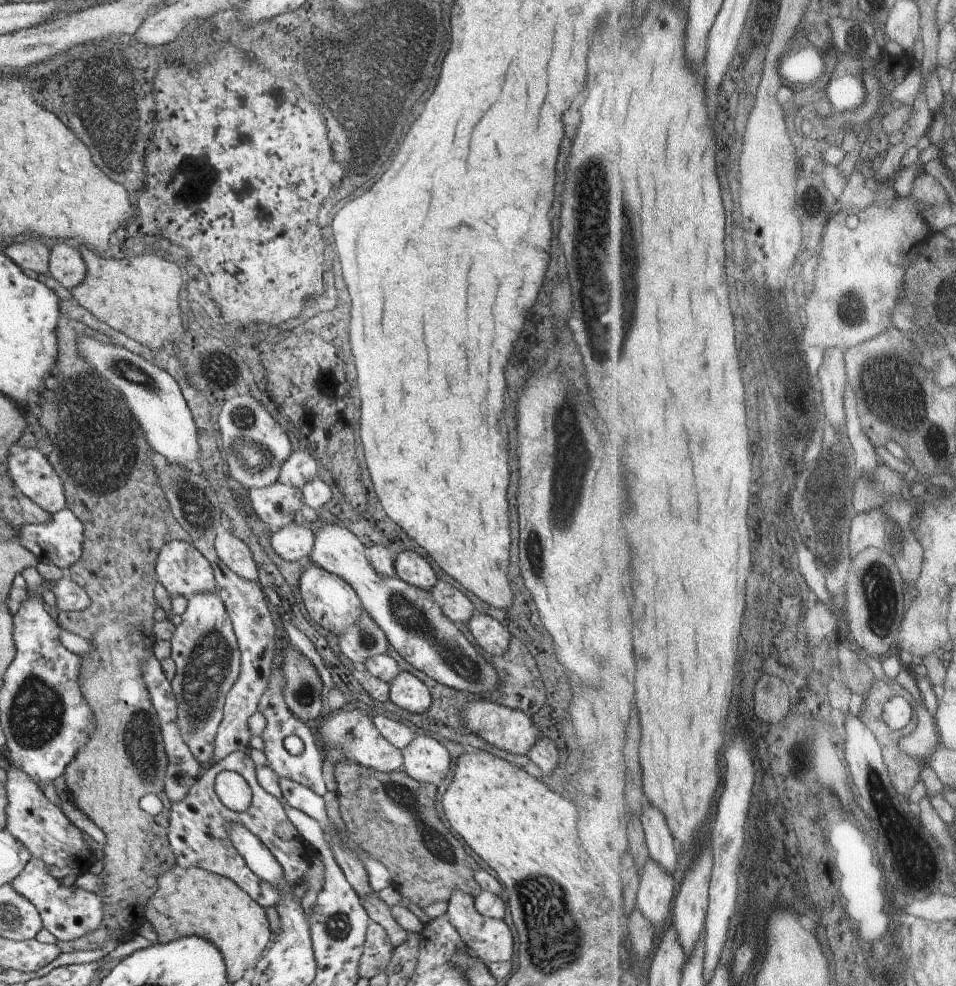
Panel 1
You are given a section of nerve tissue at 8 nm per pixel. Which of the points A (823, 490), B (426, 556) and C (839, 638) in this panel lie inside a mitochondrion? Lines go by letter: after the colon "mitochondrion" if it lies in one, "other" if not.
A: mitochondrion
B: other
C: other

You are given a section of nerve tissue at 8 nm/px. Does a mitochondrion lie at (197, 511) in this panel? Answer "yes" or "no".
yes

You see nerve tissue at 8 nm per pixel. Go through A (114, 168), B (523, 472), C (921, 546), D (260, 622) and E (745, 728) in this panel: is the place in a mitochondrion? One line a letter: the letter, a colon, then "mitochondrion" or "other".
A: other
B: other
C: other
D: other
E: other

